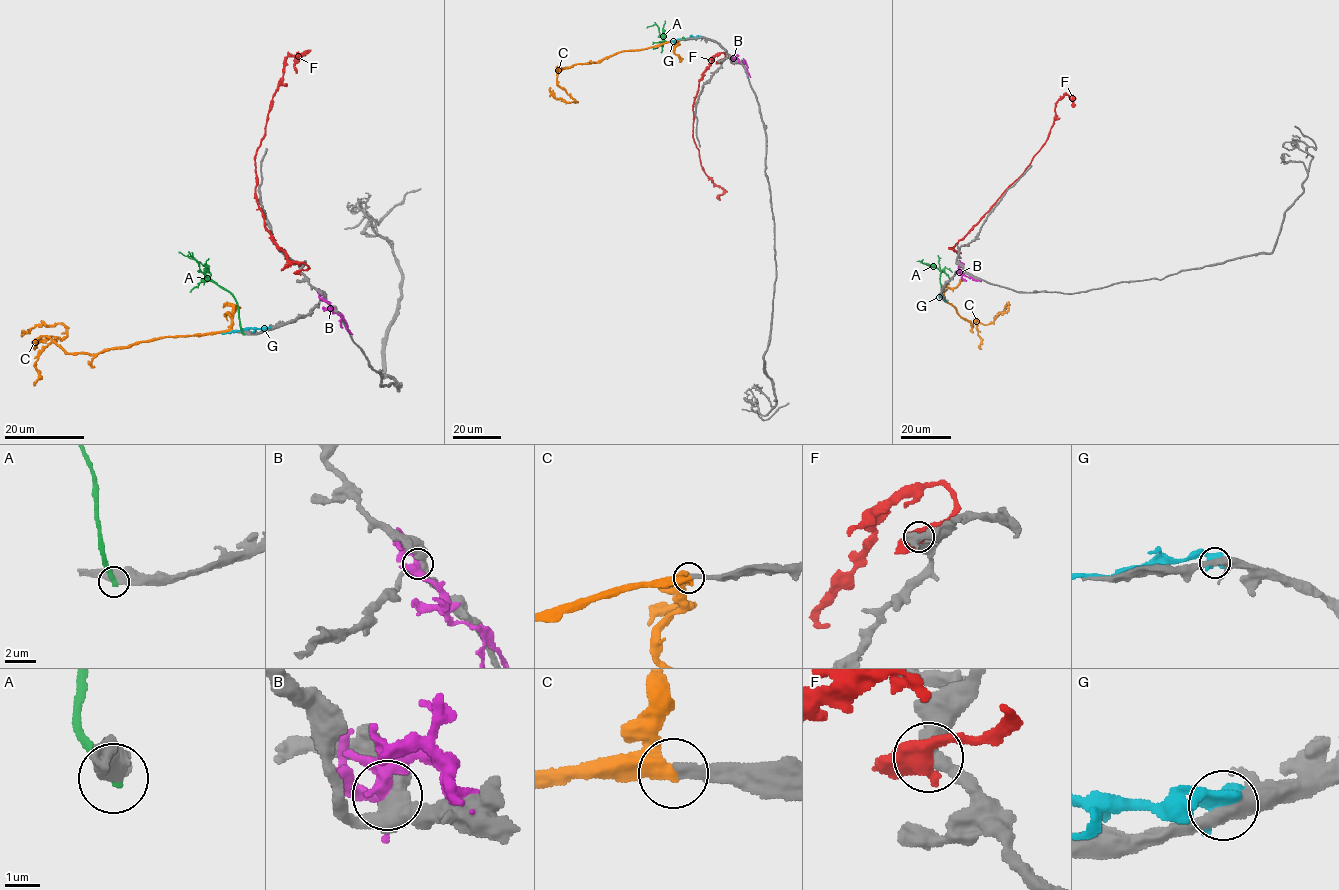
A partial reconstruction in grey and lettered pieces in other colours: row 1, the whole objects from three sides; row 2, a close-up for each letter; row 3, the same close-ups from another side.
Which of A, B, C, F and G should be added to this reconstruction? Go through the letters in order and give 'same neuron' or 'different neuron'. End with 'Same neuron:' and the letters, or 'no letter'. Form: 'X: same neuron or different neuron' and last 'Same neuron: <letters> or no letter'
A: different neuron
B: different neuron
C: same neuron
F: different neuron
G: different neuron
Same neuron: C

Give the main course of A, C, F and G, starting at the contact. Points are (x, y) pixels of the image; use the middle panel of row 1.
A: (685, 39), (667, 42), (656, 25), (646, 27)
C: (679, 40), (618, 52), (595, 62), (561, 69), (557, 83), (576, 101), (557, 99), (551, 87)
F: (719, 61), (722, 53), (703, 72), (693, 107), (693, 141), (704, 172), (724, 191), (718, 197)
G: (700, 37), (671, 41)

